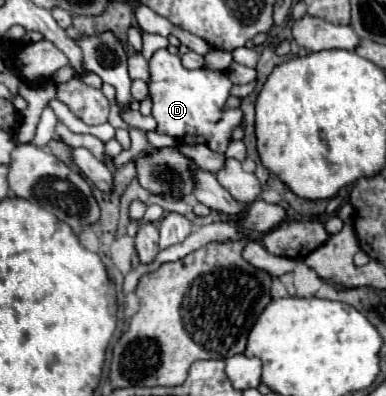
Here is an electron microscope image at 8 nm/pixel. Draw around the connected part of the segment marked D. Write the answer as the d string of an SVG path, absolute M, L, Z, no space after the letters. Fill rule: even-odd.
M159 49L153 53L151 61L149 61L149 93L151 93L151 101L153 101L153 117L157 121L157 133L165 133L171 135L183 143L189 145L197 145L197 143L205 143L209 149L223 153L229 145L229 135L231 131L241 125L241 111L223 111L225 101L229 97L229 89L233 87L233 83L229 81L225 71L211 71L211 69L195 69L189 71L181 65L181 59L177 55L171 55L167 49Z

